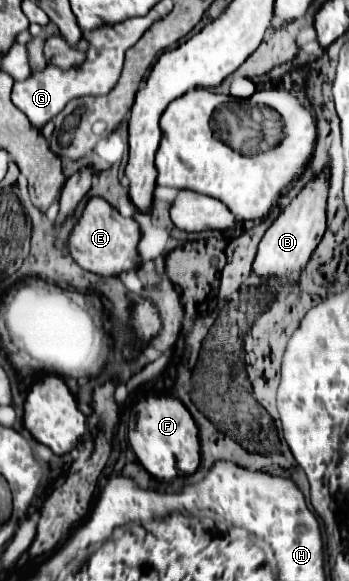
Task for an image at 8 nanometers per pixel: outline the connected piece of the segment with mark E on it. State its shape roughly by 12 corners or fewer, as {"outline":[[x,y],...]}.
{"outline":[[92,198],[68,248],[98,276],[142,266],[142,232]]}

